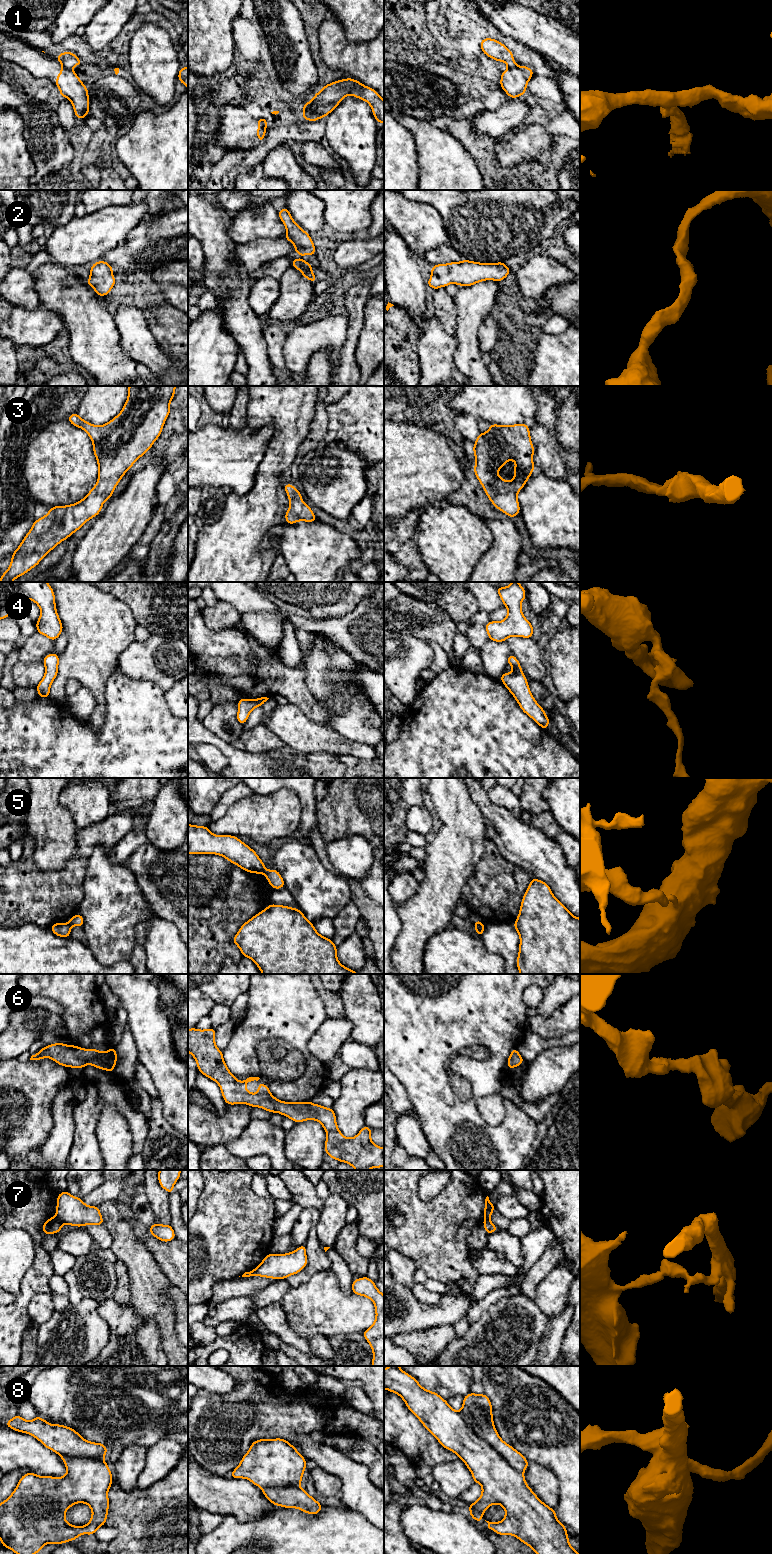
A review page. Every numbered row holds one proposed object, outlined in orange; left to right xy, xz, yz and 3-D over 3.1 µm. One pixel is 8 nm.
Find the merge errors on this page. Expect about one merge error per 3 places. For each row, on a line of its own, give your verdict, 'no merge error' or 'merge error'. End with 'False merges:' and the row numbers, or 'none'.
1: merge error
2: no merge error
3: no merge error
4: no merge error
5: merge error
6: no merge error
7: merge error
8: merge error
False merges: 1, 5, 7, 8

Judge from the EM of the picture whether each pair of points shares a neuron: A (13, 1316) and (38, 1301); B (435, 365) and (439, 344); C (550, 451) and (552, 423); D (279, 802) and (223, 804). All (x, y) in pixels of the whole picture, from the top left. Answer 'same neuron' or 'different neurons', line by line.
A: different neurons
B: same neuron
C: different neurons
D: different neurons

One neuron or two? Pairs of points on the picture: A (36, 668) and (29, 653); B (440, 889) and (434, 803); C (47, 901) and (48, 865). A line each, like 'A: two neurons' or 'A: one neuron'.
A: two neurons
B: one neuron
C: two neurons

